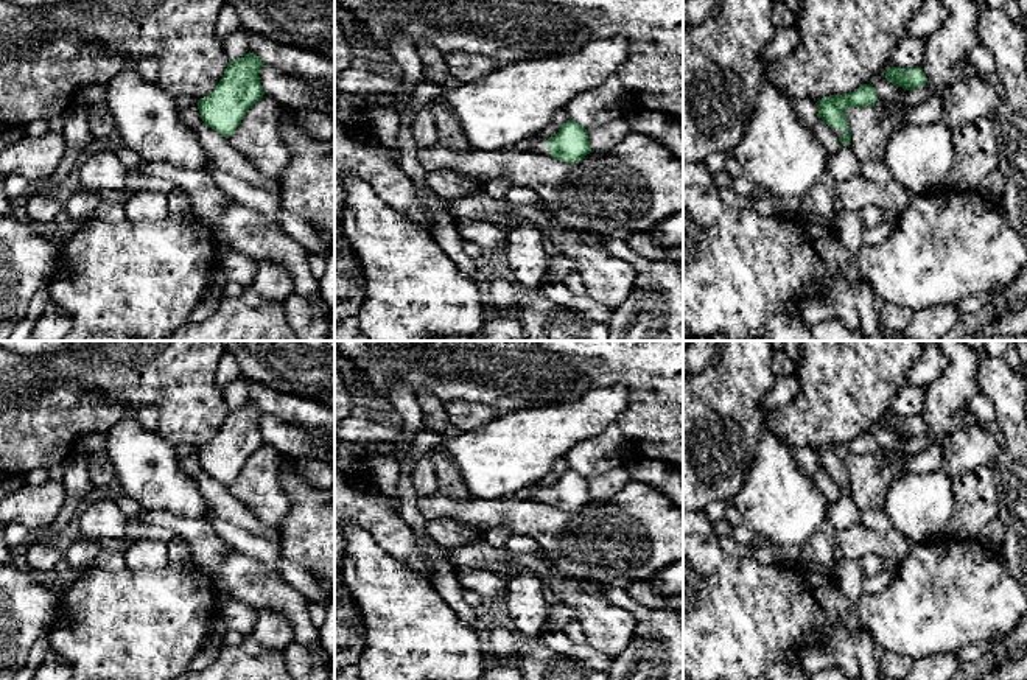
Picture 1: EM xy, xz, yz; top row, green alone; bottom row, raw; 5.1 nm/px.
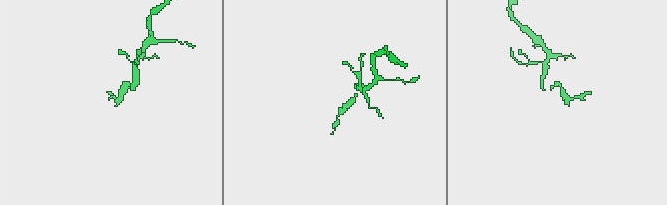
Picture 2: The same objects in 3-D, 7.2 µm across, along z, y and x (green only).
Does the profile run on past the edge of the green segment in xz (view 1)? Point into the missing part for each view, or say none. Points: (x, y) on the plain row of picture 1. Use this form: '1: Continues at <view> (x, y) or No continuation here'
1: Continues at xz (540, 494)

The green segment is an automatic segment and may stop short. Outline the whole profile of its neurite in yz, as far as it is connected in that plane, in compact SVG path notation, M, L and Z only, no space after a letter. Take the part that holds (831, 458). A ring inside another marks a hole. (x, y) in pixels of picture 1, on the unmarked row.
M864 433L850 442L831 443L817 450L818 467L832 478L840 490L837 501L828 510L828 520L837 531L861 523L861 510L851 496L851 479L845 461L848 456L873 454L876 450L876 437L870 433Z

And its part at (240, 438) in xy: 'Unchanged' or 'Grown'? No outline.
Unchanged

